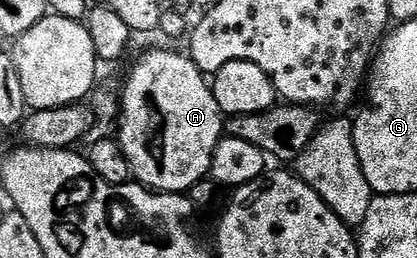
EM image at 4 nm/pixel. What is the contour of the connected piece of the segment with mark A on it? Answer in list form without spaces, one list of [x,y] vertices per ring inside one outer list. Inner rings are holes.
[[[148,51],[133,65],[132,72],[126,75],[126,78],[123,80],[123,102],[120,105],[119,125],[120,135],[118,134],[118,142],[126,153],[126,159],[132,170],[135,182],[143,183],[145,187],[155,189],[161,193],[167,193],[167,191],[187,193],[199,179],[205,178],[211,172],[214,149],[220,144],[220,140],[226,131],[226,116],[220,110],[218,101],[214,97],[211,82],[206,78],[204,72],[198,69],[198,65],[191,57],[187,54],[179,55],[176,51]]]

